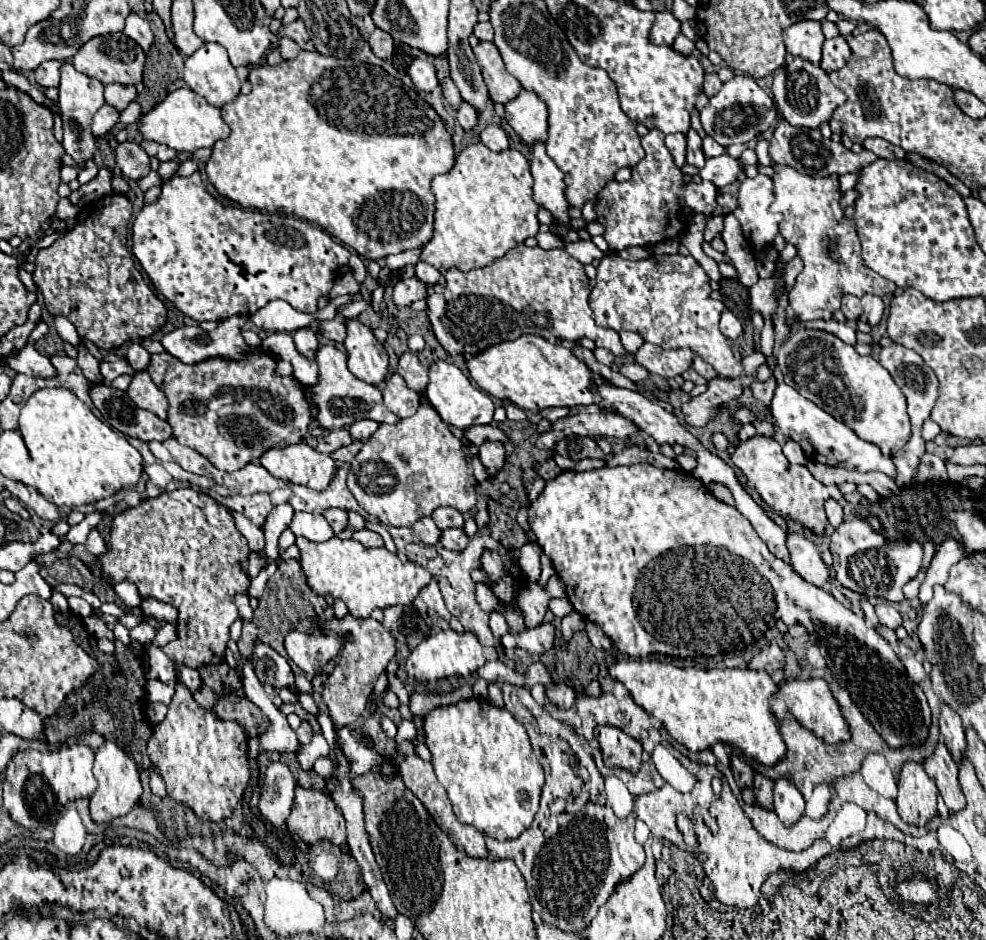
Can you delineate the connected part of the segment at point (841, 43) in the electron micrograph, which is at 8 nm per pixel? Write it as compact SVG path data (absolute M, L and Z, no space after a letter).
M835 36L825 40L823 44L823 60L821 60L821 68L831 74L839 68L843 68L849 62L851 56L851 48L847 44L847 40L843 36Z

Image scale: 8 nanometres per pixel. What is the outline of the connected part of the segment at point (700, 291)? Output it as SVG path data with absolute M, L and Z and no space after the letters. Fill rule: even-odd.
M611 252L597 266L589 306L595 312L595 322L603 328L637 332L645 342L665 350L689 348L709 362L719 376L737 378L743 372L741 362L731 352L729 340L719 330L719 316L725 306L711 298L709 276L693 256L661 254L645 260L623 260ZM605 260L611 262L605 264Z

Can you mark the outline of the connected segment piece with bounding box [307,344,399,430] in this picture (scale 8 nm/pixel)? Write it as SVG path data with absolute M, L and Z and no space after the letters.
M327 344L327 346L321 346L317 350L315 362L317 362L317 368L319 368L319 382L311 386L311 396L307 398L307 402L317 408L315 420L325 430L337 430L337 428L343 428L347 424L353 424L353 422L365 420L365 418L375 420L379 424L381 422L395 424L399 420L393 412L389 412L385 408L379 388L375 388L375 386L355 378L349 372L349 368L347 368L347 354L345 352L341 352L333 344Z

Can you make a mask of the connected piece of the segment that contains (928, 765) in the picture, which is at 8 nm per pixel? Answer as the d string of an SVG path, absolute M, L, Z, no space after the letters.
M939 742L935 754L923 762L925 772L935 780L949 812L959 812L965 808L965 796L961 792L959 780L957 780L957 762L951 758L949 750L943 742Z

